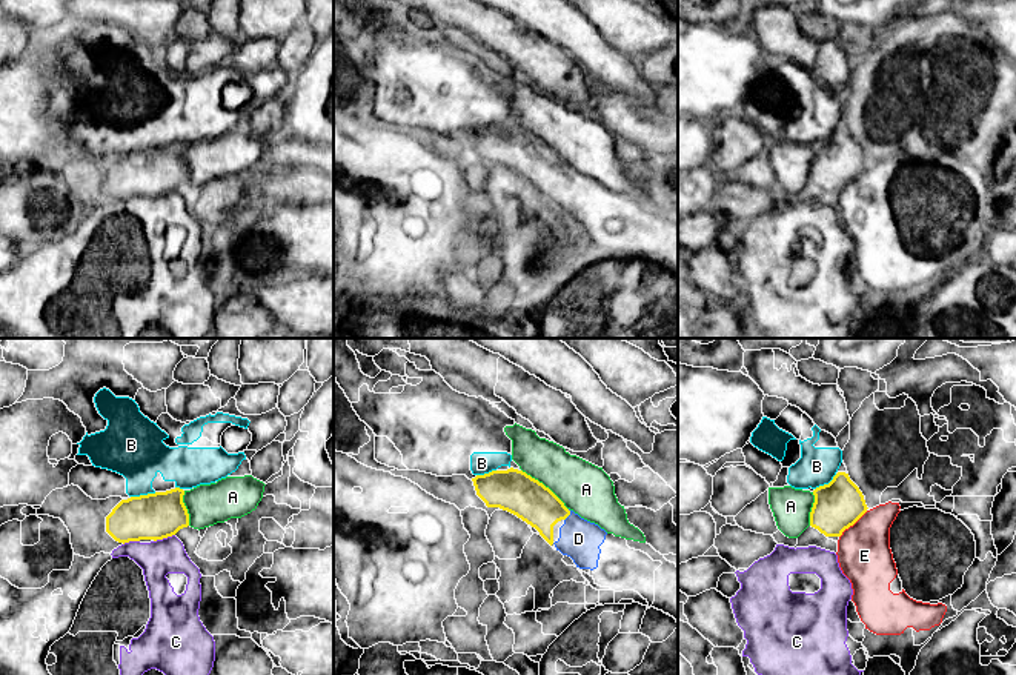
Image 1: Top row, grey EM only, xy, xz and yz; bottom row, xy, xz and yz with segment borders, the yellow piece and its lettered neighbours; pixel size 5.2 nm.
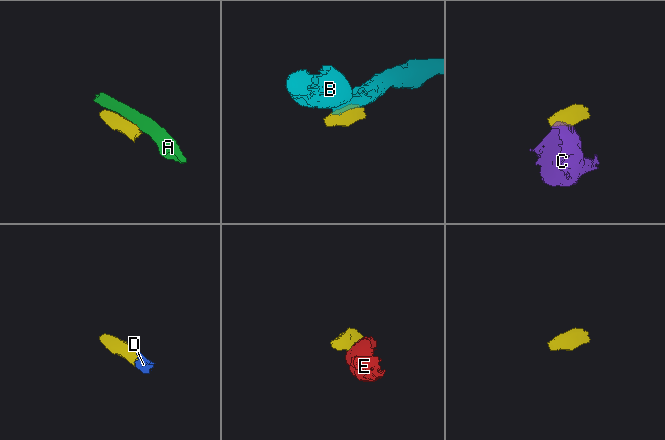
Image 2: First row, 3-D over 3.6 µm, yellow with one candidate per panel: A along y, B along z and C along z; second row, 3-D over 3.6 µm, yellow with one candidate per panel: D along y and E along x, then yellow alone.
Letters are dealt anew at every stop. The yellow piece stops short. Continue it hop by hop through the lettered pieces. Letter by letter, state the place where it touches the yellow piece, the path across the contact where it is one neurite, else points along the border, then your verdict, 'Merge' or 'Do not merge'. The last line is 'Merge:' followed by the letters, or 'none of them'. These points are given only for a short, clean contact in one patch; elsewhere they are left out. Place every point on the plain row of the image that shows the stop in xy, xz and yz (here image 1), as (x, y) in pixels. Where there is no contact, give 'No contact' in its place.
A: Touches yellow at xz (544, 142). Do not merge
B: Touches yellow at xy (143, 151). Do not merge
C: Touches yellow at xy (163, 192). Boundary: xy (174, 189), (154, 197). Do not merge
D: Touches yellow at xz (567, 171). Path across: xz (527, 154), (541, 165), (567, 171), (574, 179), (578, 194). Merge
E: Touches yellow at yz (852, 180). Boundary: yz (867, 166), (840, 192). Do not merge
Merge: D

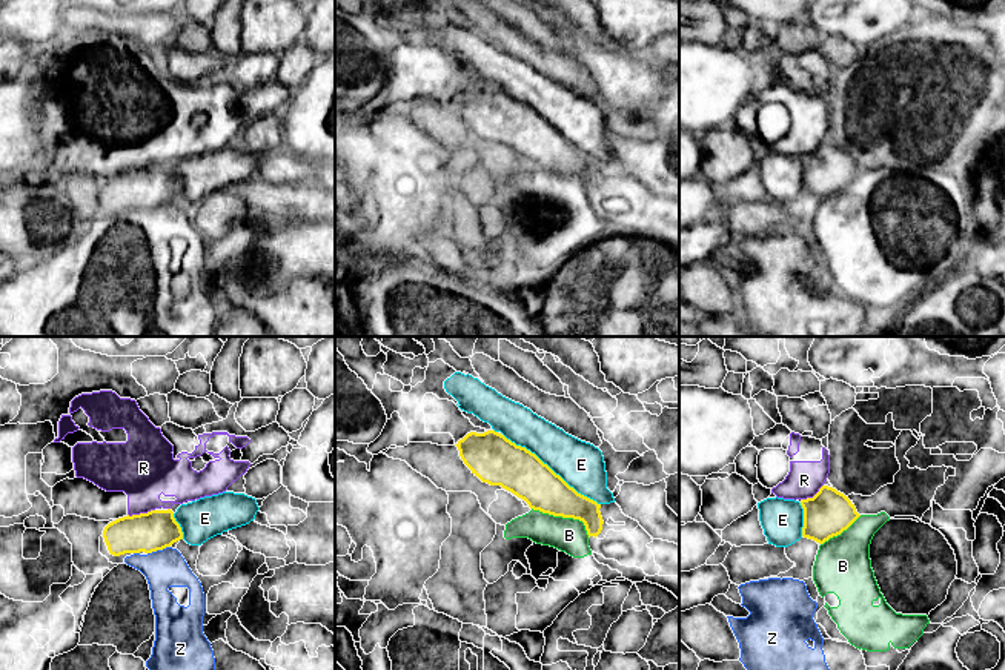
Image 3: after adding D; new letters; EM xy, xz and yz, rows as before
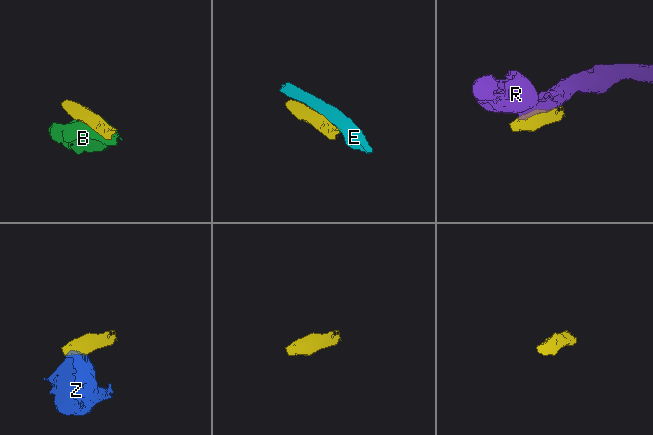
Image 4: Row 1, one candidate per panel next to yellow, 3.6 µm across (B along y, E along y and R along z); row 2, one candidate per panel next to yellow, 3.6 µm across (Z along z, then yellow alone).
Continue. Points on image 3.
B: Touches yellow at xz (564, 172). Boundary: xz (532, 163), (553, 171), (578, 174), (589, 192). Do not merge
E: Touches yellow at xz (550, 125). Boundary: xz (503, 89), (534, 108), (578, 148), (600, 160). Do not merge
R: Touches yellow at xy (140, 169). Do not merge
Z: Touches yellow at xy (159, 205). Boundary: xy (169, 202), (148, 209). Do not merge
Merge: none of them

